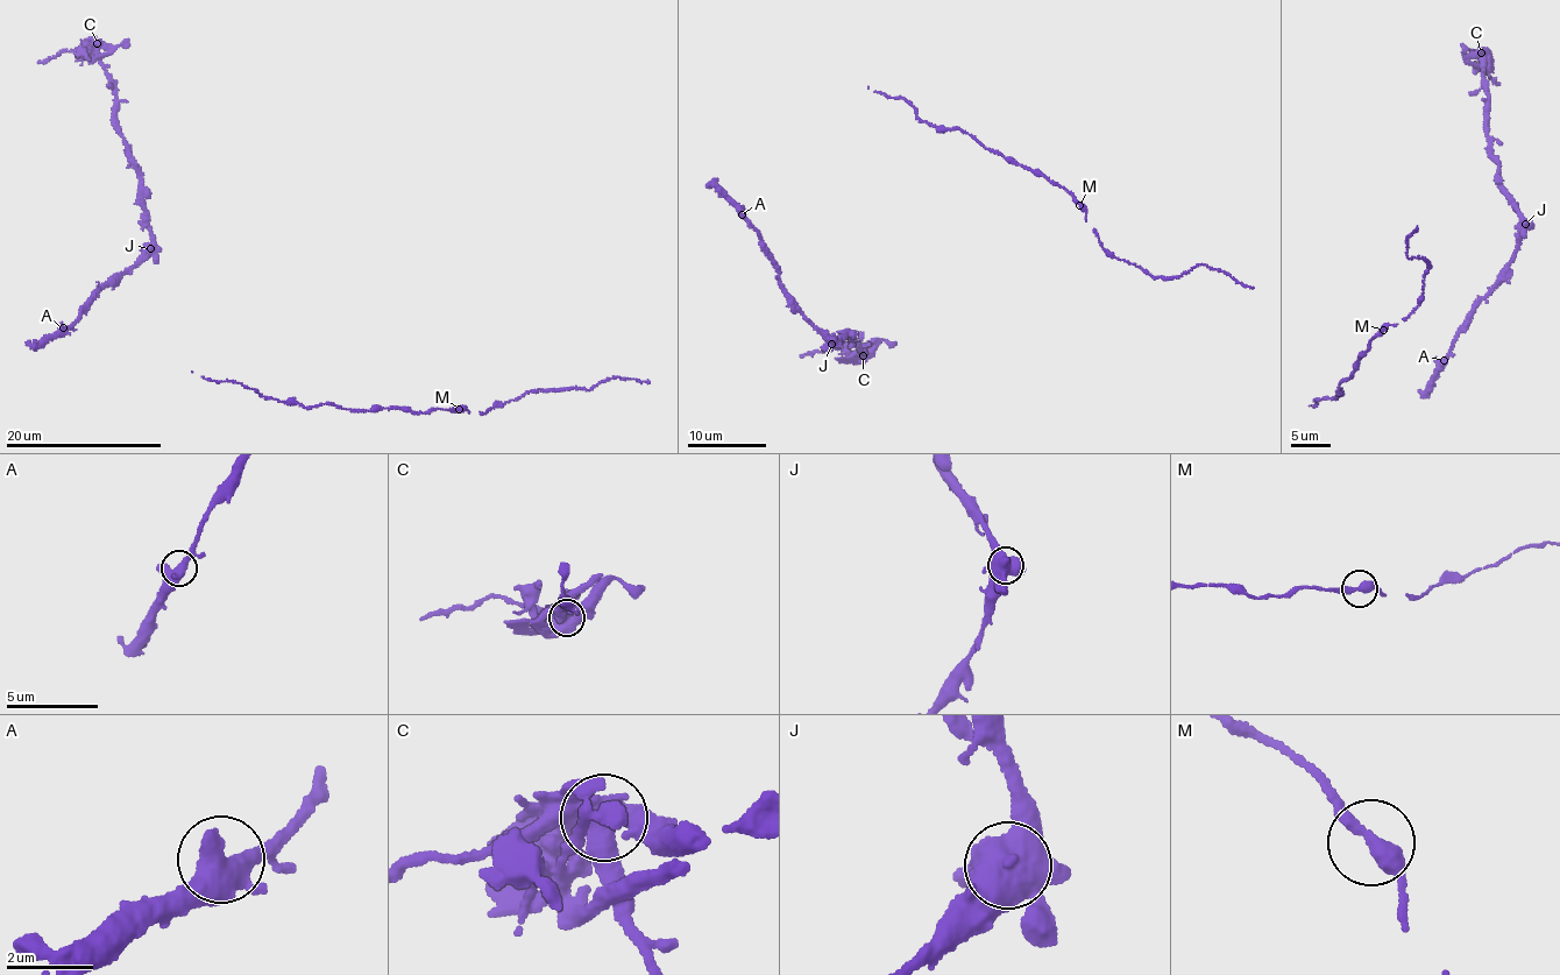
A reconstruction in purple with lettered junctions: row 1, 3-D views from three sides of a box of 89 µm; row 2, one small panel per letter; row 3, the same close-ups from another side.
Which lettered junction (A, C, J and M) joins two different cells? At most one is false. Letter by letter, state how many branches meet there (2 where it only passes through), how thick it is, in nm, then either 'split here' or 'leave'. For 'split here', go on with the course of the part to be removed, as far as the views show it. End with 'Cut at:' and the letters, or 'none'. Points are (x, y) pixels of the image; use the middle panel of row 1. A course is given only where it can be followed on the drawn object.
A: branches 4; calibre 400 nm; leave
C: branches 5; calibre 600 nm; split here; course (862, 357), (835, 347), (801, 358)
J: branches 5; calibre 550 nm; leave
M: branches 2; calibre 380 nm; leave
Cut at: C

